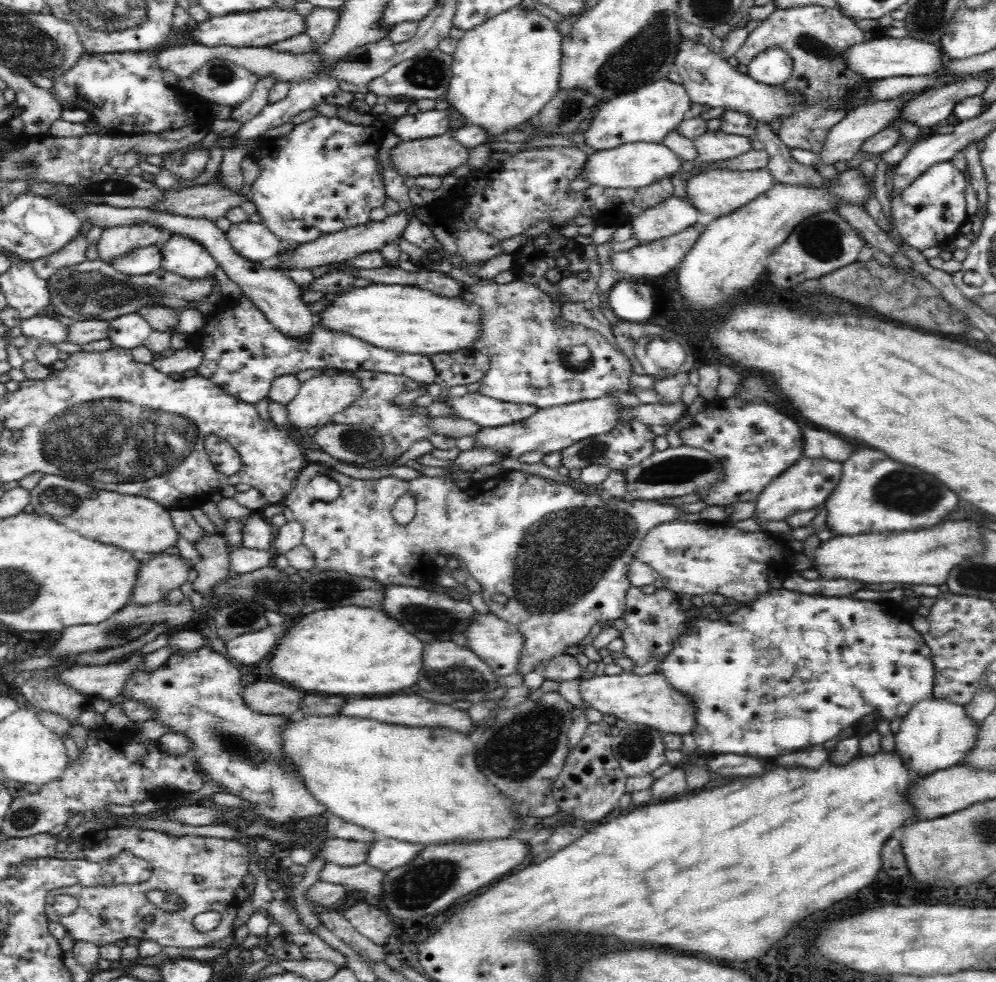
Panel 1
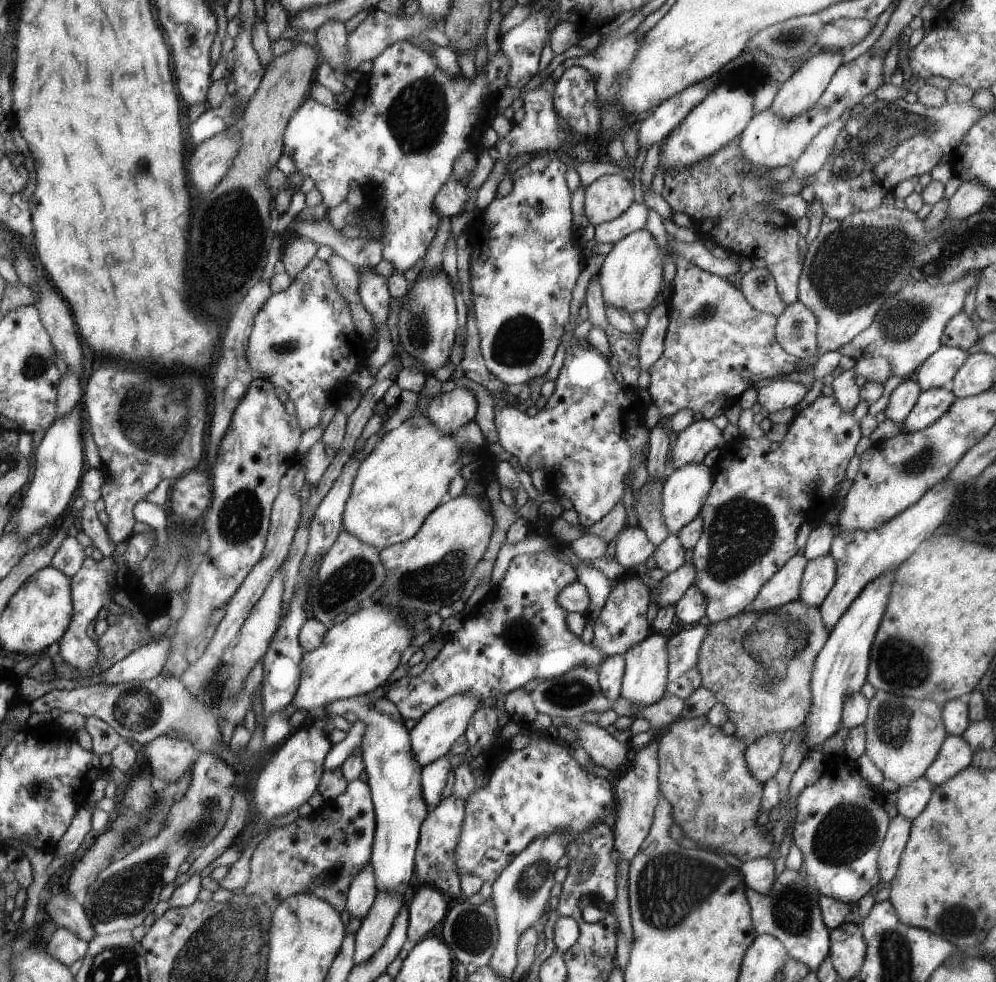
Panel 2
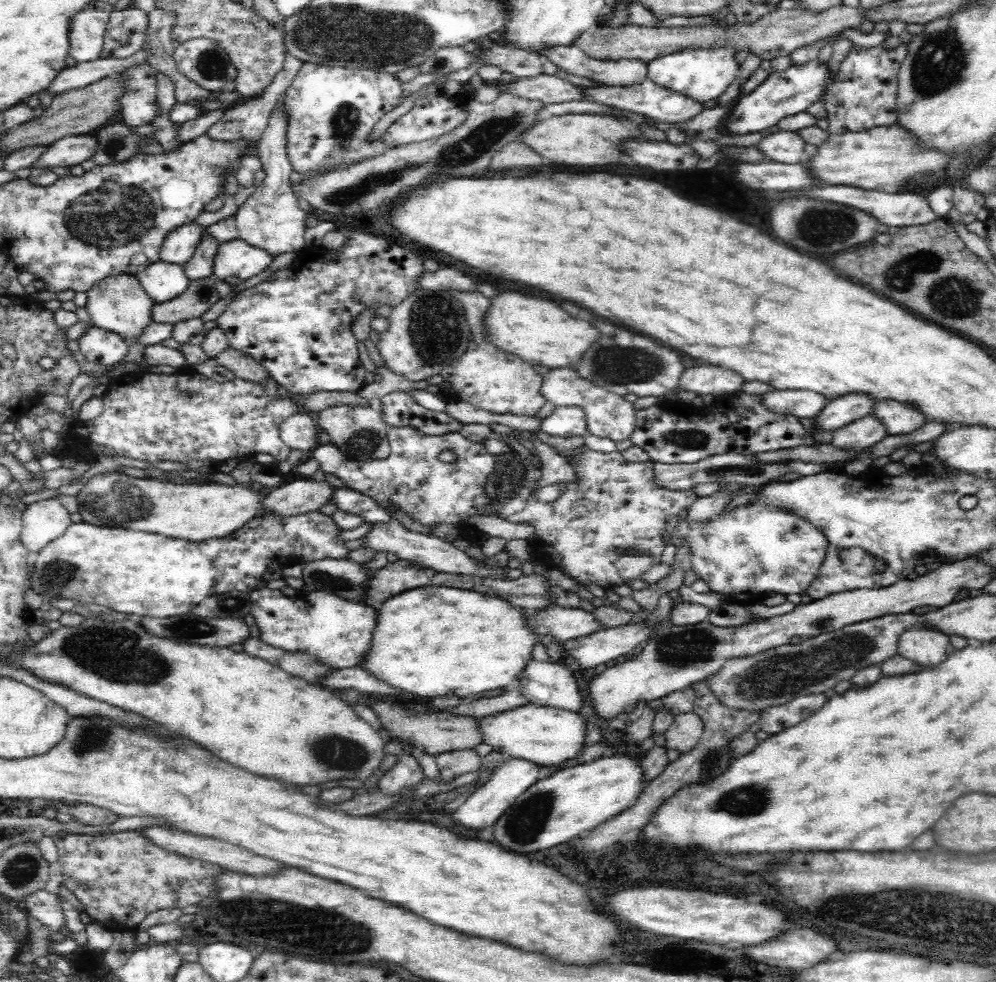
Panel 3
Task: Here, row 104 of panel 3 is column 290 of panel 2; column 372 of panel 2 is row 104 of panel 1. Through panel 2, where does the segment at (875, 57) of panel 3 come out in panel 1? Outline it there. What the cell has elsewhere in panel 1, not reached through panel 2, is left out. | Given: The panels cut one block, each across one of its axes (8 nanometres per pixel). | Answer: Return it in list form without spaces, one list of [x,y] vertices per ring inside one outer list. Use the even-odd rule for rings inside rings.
[[[823,6],[776,8],[747,35],[742,46],[735,52],[739,64],[748,64],[758,53],[774,45],[786,51],[792,59],[792,72],[783,84],[783,90],[797,91],[806,101],[792,116],[787,116],[779,128],[778,136],[789,149],[804,148],[814,153],[822,150],[829,130],[846,116],[842,99],[845,93],[866,86],[870,81],[846,68],[846,48],[872,38],[872,34],[862,34],[852,19],[840,16],[838,9]]]

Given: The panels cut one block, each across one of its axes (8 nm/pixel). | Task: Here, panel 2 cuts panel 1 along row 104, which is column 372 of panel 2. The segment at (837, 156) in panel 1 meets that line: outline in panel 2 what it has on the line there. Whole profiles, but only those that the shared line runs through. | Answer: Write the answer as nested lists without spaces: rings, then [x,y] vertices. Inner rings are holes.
[[[368,860],[362,864],[360,871],[356,872],[356,876],[348,886],[347,904],[344,905],[344,909],[348,910],[349,918],[357,917],[362,920],[372,905],[376,895],[376,884],[371,863],[372,861]]]

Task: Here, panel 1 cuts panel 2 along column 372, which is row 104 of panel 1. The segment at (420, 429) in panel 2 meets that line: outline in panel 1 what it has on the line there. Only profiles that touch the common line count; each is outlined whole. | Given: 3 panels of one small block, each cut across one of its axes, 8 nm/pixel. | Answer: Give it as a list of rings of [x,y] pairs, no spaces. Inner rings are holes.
[[[516,7],[506,9],[471,28],[457,42],[456,51],[452,55],[452,78],[442,107],[454,110],[466,125],[482,127],[488,138],[520,129],[521,124],[536,116],[558,91],[562,56],[560,38],[562,36],[548,18]]]

